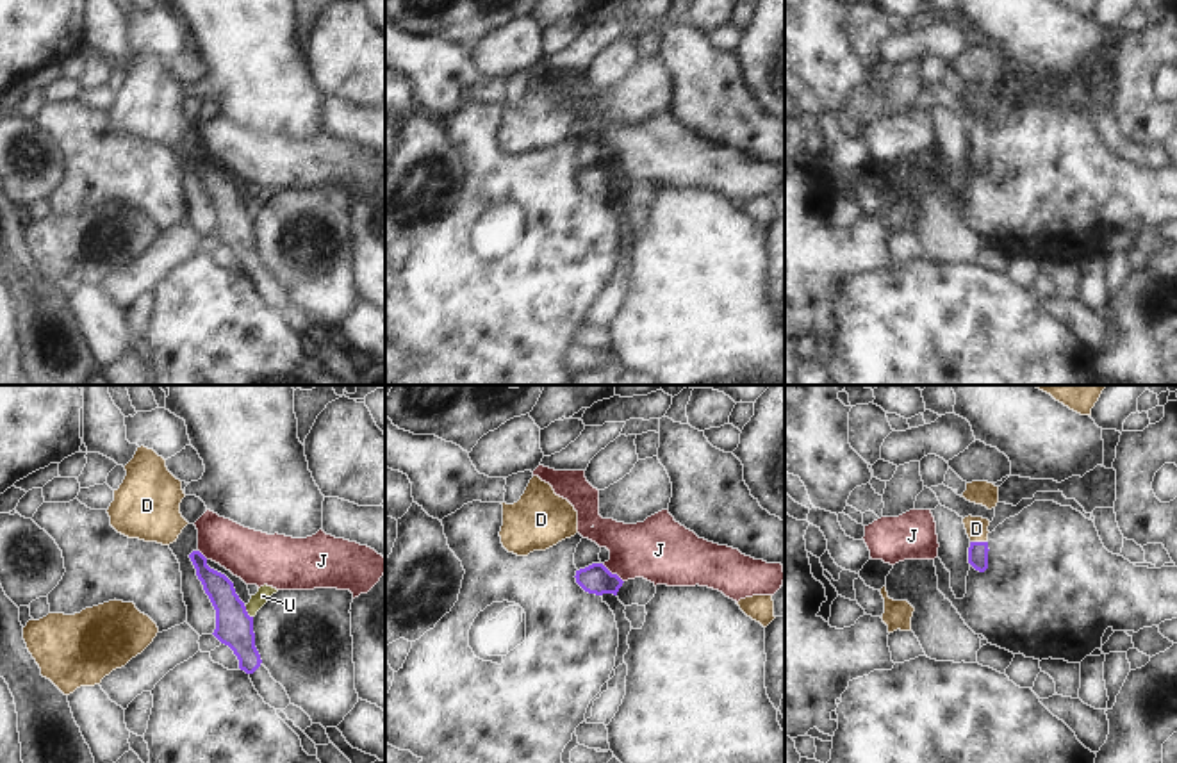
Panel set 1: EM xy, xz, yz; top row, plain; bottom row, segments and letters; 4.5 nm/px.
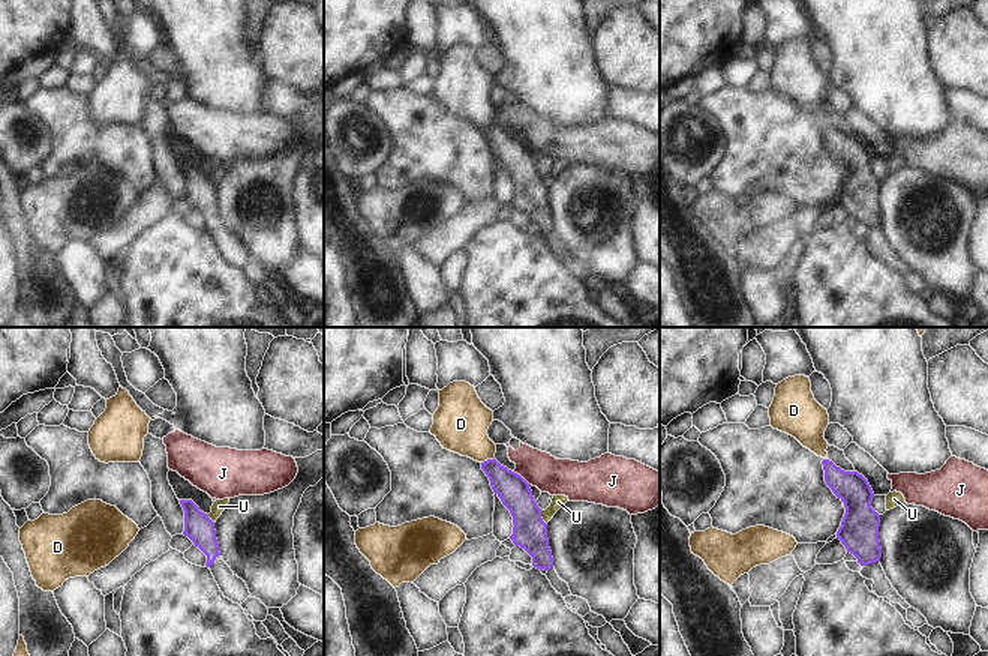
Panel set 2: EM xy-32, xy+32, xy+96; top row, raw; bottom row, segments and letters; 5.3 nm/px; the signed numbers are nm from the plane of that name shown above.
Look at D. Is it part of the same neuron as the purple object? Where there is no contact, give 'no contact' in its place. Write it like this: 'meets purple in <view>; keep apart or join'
meets purple in yz; join

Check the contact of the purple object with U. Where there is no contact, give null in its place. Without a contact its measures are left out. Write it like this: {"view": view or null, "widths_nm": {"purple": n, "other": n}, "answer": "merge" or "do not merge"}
{"view": "xy", "widths_nm": {"purple": 170, "other": 70}, "answer": "do not merge"}

